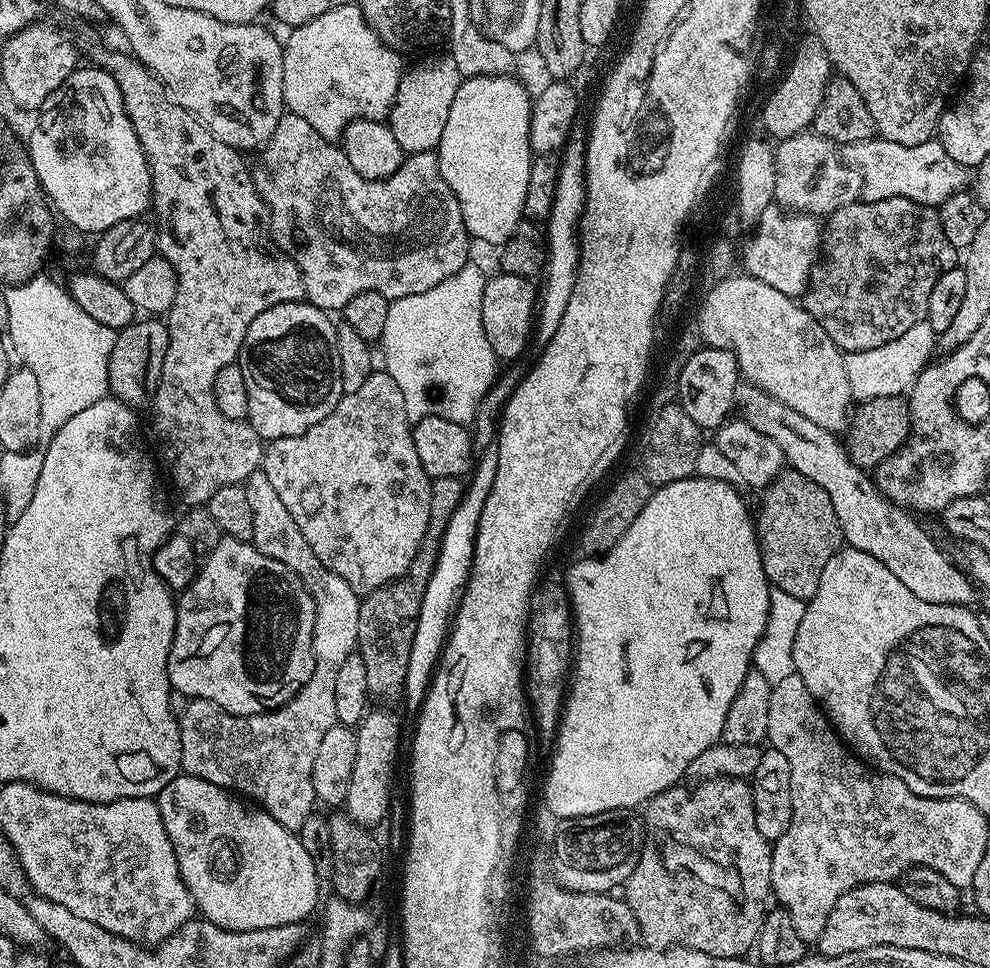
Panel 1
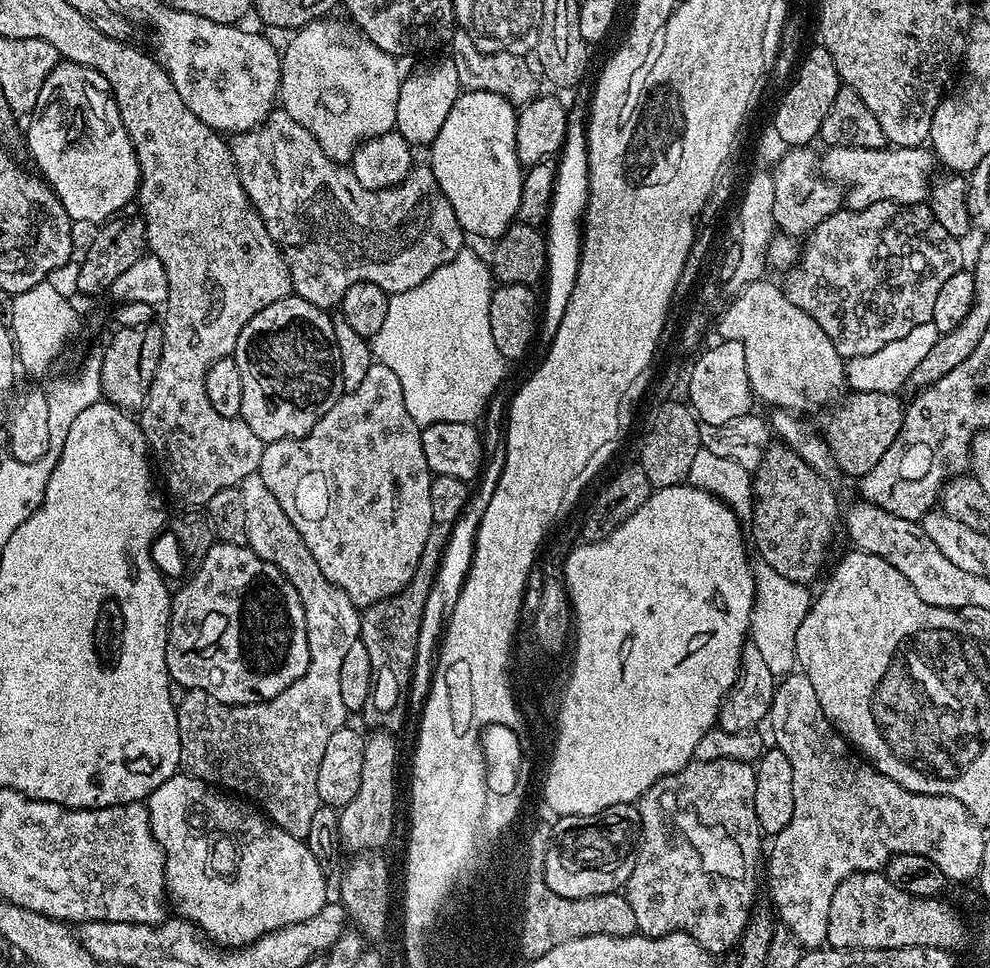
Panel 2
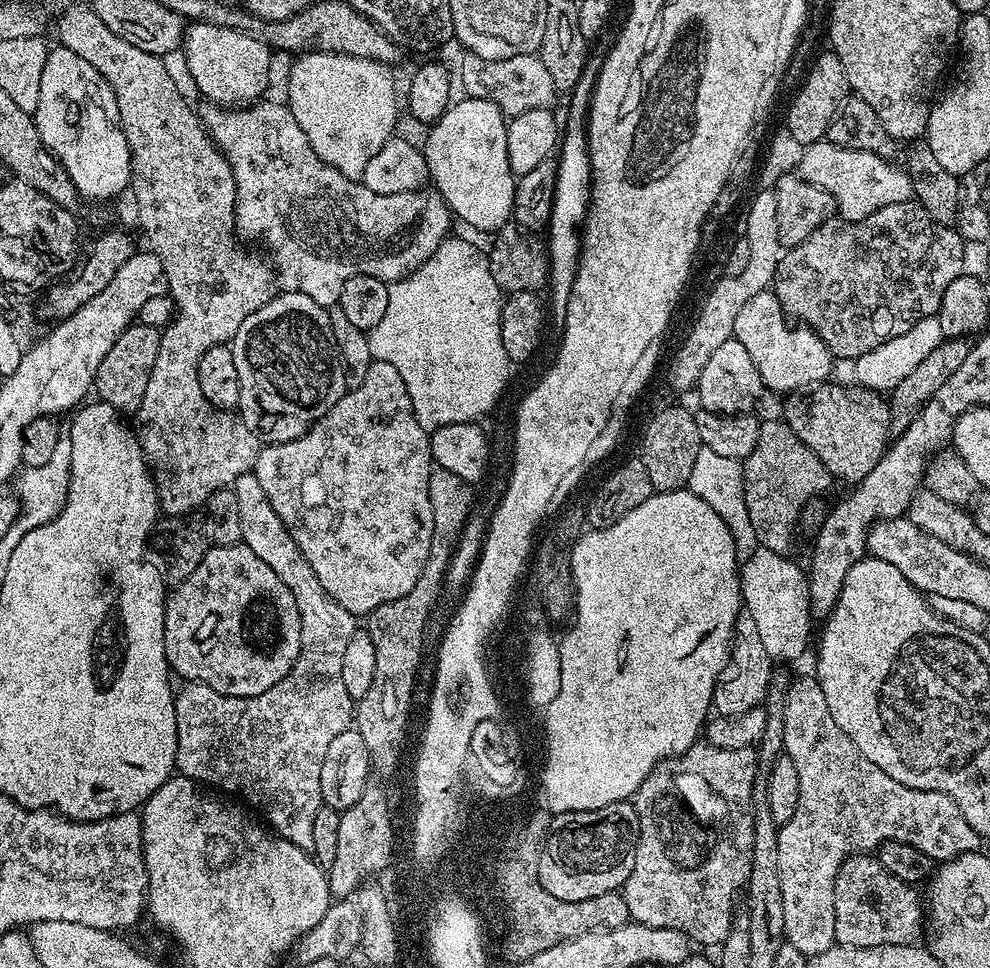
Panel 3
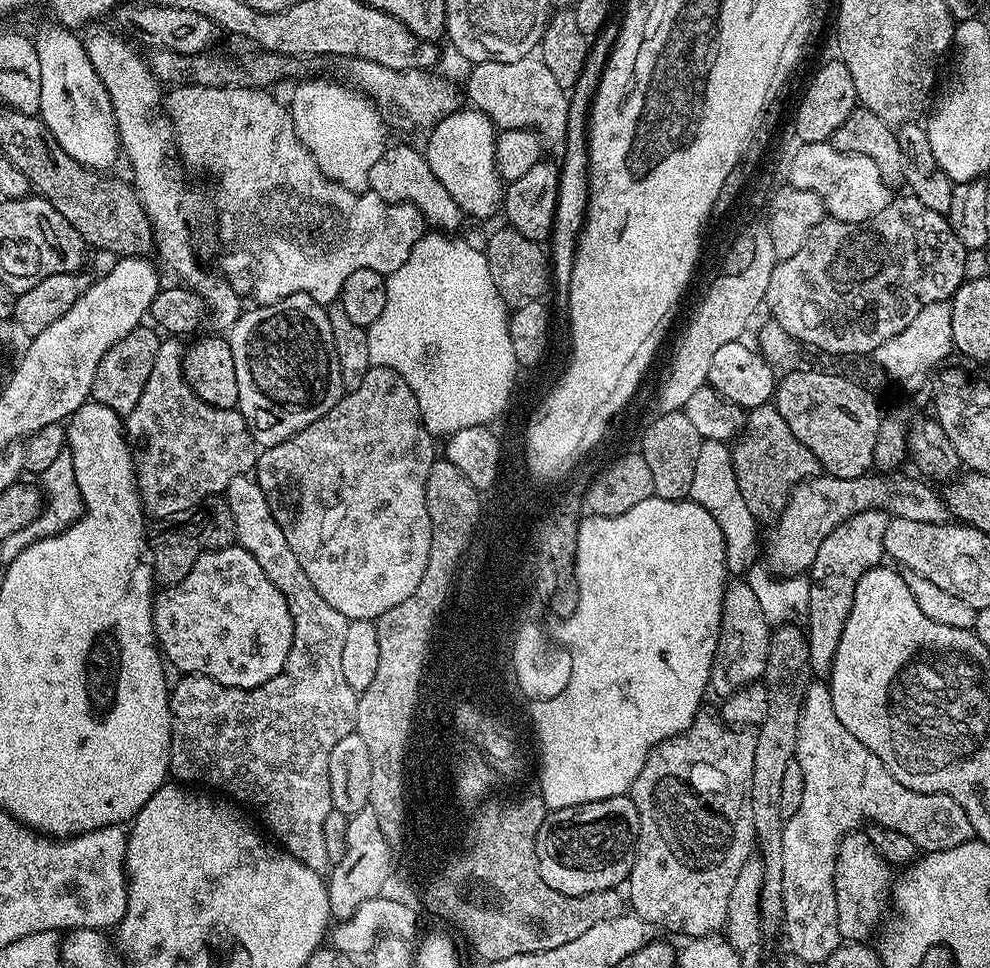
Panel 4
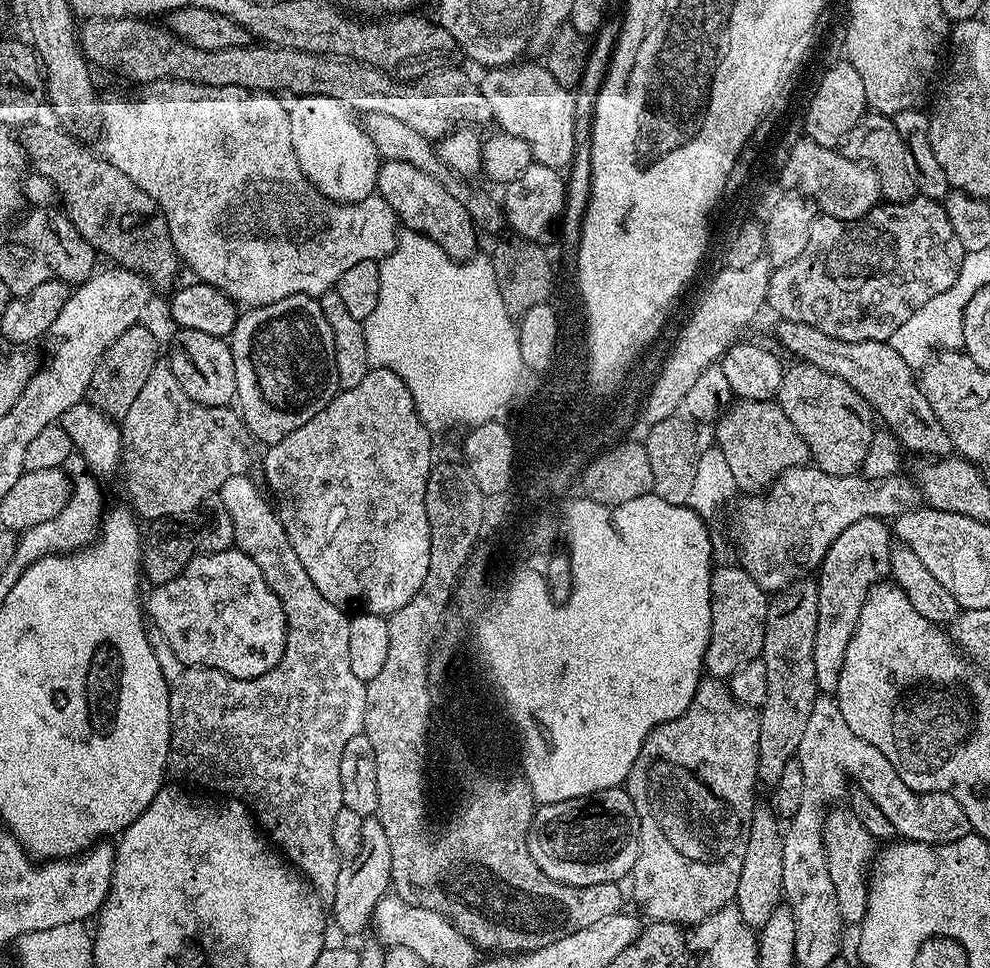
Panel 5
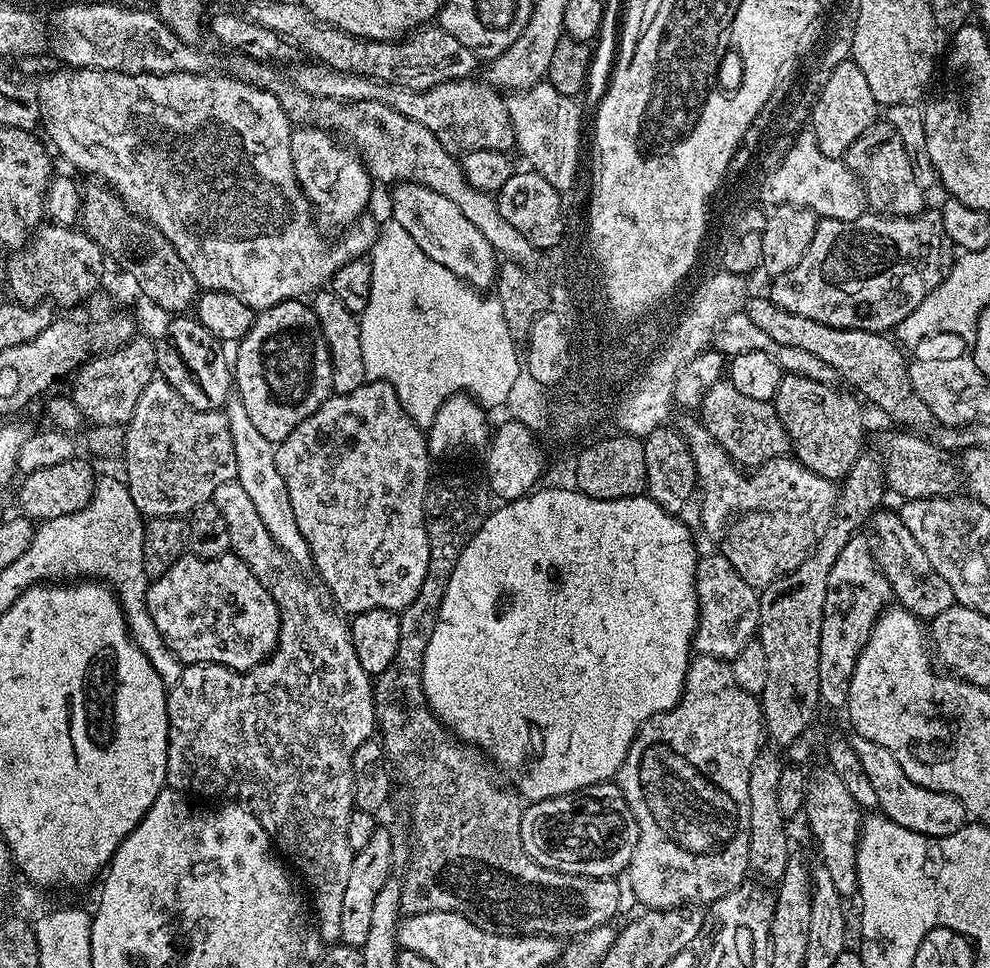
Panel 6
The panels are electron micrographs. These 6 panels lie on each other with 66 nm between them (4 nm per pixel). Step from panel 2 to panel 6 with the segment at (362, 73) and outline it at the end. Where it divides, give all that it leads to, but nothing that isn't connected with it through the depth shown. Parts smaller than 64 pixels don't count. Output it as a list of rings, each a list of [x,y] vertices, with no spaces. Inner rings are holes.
[[[297,127],[290,138],[290,158],[294,158],[294,174],[306,198],[323,223],[325,220],[328,224],[347,226],[369,211],[368,199],[372,196],[374,181],[364,161],[333,133],[323,128]]]

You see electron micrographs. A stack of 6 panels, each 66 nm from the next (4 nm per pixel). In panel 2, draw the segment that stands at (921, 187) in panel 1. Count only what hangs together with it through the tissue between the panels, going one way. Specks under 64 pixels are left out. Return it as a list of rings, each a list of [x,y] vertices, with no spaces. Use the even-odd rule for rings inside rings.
[[[838,146],[828,148],[825,156],[818,160],[818,168],[824,177],[834,184],[839,184],[846,189],[846,204],[849,209],[874,206],[874,202],[892,200],[896,204],[924,204],[930,191],[930,181],[933,179],[932,164],[934,156],[927,147],[898,148],[885,146],[882,148],[854,148],[852,146]]]

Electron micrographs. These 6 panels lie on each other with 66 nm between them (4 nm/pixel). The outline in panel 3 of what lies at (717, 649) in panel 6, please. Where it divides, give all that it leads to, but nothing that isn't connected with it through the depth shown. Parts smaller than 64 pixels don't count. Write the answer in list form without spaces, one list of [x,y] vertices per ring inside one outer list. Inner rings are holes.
[[[741,614],[736,620],[736,629],[732,635],[732,651],[728,654],[728,665],[714,686],[712,708],[720,718],[731,718],[746,714],[746,710],[761,707],[767,701],[768,687],[772,681],[774,662],[762,646],[762,637],[754,618]]]

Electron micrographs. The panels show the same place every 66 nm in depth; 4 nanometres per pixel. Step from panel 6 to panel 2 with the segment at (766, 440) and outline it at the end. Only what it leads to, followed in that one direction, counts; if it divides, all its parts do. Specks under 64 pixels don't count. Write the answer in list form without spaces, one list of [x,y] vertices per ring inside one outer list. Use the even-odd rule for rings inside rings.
[[[779,442],[768,447],[752,477],[750,540],[755,555],[757,552],[763,563],[774,566],[774,570],[790,578],[790,582],[811,585],[828,556],[828,547],[832,544],[832,535],[836,532],[836,524],[838,528],[838,517],[842,512],[842,508],[836,505],[836,492],[830,481],[828,476],[818,474],[814,466],[802,462],[793,448]]]

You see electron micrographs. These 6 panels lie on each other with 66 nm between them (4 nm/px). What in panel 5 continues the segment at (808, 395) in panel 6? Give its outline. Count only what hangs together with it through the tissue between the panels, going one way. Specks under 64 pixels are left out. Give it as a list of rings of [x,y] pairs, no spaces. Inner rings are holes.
[[[792,362],[783,371],[775,401],[782,406],[786,418],[790,418],[794,430],[802,434],[802,442],[806,442],[815,467],[835,476],[857,475],[863,469],[874,431],[874,413],[866,398],[854,386],[842,382],[842,378],[818,370],[813,364]]]

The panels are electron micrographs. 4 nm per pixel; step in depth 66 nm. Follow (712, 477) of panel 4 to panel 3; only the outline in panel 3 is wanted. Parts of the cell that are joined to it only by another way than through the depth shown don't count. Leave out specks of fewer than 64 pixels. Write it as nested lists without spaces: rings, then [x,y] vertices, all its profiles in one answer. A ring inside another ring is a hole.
[[[701,445],[697,461],[690,472],[690,482],[687,489],[701,498],[730,527],[734,538],[737,563],[743,563],[759,548],[754,525],[751,524],[749,510],[746,507],[744,469],[741,461],[717,454],[710,447]]]

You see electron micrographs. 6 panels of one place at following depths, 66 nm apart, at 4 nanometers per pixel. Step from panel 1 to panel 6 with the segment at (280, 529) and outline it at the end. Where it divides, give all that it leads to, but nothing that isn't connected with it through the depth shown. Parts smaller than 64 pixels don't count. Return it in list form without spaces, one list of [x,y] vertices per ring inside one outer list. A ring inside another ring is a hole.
[[[231,480],[218,486],[211,503],[216,504],[218,510],[222,510],[222,518],[226,518],[231,551],[250,566],[254,578],[258,578],[274,598],[280,611],[280,634],[276,651],[249,672],[235,672],[221,664],[190,664],[178,682],[168,688],[166,784],[196,798],[224,796],[220,798],[250,809],[258,822],[262,822],[273,845],[292,859],[293,869],[296,867],[304,875],[312,891],[320,939],[332,946],[340,940],[342,901],[354,855],[348,837],[350,818],[356,808],[352,763],[358,746],[373,739],[378,728],[374,684],[368,672],[362,670],[358,654],[354,654],[349,621],[339,611],[328,609],[319,594],[300,577],[303,575],[278,546],[270,530],[266,530],[262,514],[258,514],[254,501],[239,482]]]

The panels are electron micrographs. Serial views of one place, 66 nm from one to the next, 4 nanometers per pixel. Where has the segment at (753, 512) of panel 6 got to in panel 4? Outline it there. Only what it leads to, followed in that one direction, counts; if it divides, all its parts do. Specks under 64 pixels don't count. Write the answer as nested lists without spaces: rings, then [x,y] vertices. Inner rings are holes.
[[[827,474],[812,477],[804,480],[792,489],[788,504],[784,508],[784,513],[775,521],[772,533],[768,536],[768,560],[773,572],[780,576],[799,576],[807,573],[812,567],[815,556],[818,555],[818,546],[822,546],[822,541],[826,539],[826,534],[834,530],[846,518],[853,516],[855,512],[862,510],[874,510],[883,508],[892,518],[910,518],[910,522],[930,522],[931,524],[949,523],[950,513],[943,495],[939,491],[935,492],[931,483],[923,479],[912,476],[900,476],[901,474],[869,474],[858,478],[834,478]]]

